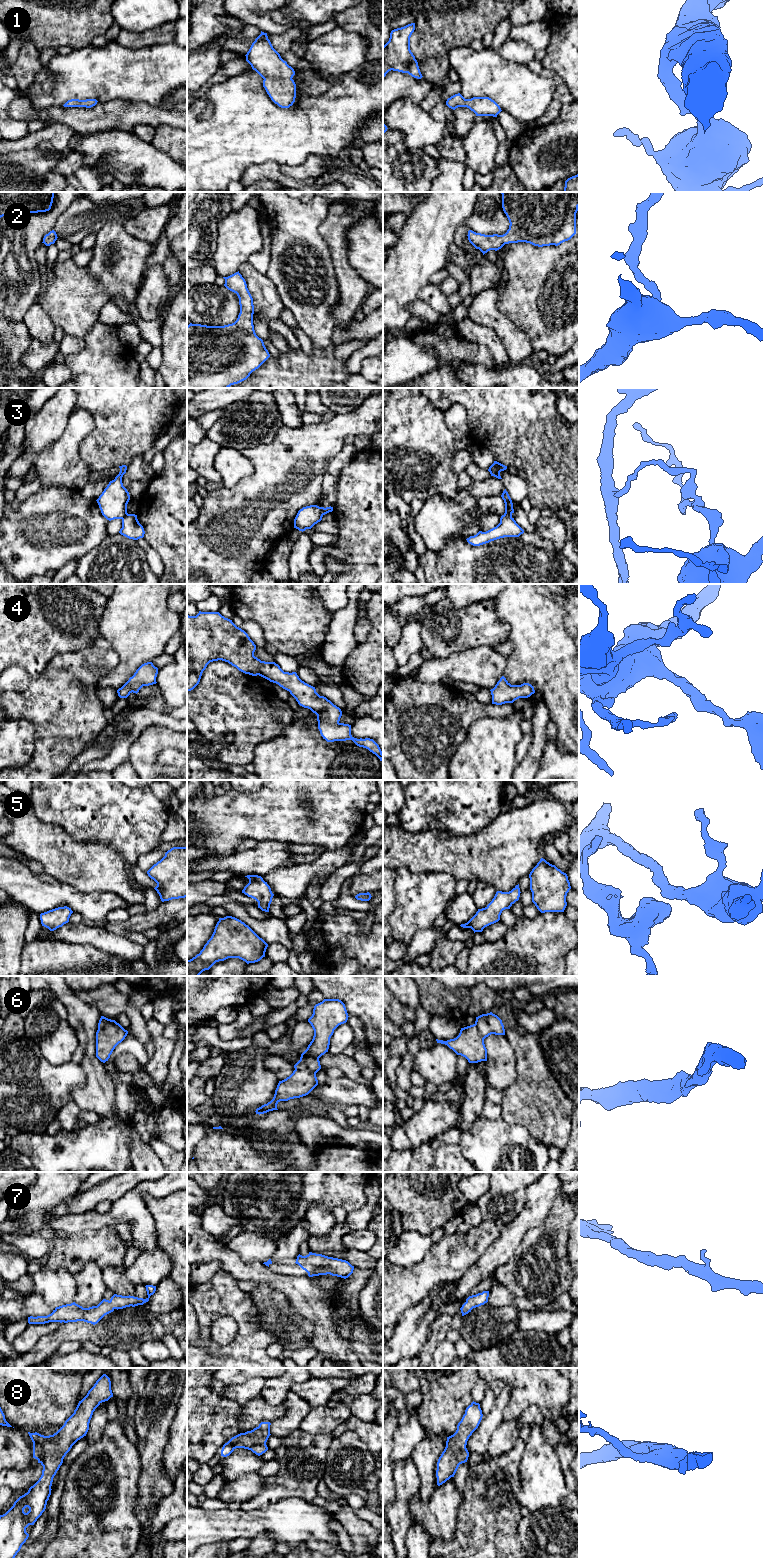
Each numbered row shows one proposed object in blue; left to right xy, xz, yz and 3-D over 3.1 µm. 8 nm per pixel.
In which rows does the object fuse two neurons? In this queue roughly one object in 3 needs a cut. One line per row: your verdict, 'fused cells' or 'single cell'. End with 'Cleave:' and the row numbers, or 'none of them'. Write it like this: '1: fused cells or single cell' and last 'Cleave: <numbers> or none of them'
1: single cell
2: single cell
3: fused cells
4: single cell
5: single cell
6: single cell
7: single cell
8: single cell
Cleave: 3

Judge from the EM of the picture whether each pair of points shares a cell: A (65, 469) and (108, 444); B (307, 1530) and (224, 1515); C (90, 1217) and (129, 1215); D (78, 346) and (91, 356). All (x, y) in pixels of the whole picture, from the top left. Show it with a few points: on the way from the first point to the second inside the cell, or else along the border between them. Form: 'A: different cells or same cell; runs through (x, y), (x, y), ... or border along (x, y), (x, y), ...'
A: different cells; border along (86, 436), (80, 445), (80, 456), (91, 469)
B: same cell; runs through (286, 1522), (245, 1522)
C: same cell; runs through (100, 1218), (111, 1218), (119, 1215)
D: different cells; border along (83, 338), (84, 347), (77, 353), (66, 356)

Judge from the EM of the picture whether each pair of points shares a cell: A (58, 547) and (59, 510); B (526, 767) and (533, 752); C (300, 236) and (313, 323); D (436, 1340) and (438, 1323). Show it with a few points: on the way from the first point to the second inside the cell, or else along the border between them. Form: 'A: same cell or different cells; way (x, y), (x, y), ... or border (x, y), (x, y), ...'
A: same cell; way (58, 538), (58, 519)
B: same cell; way (530, 763), (533, 756)
C: same cell; way (323, 255), (331, 286), (330, 295), (327, 300)
D: same cell; way (437, 1336), (438, 1327)

